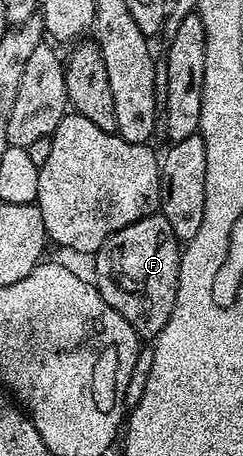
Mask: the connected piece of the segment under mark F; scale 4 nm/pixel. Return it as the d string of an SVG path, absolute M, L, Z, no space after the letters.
M157 212L117 231L94 254L95 288L141 339L155 339L171 317L179 288L181 249L172 226Z

